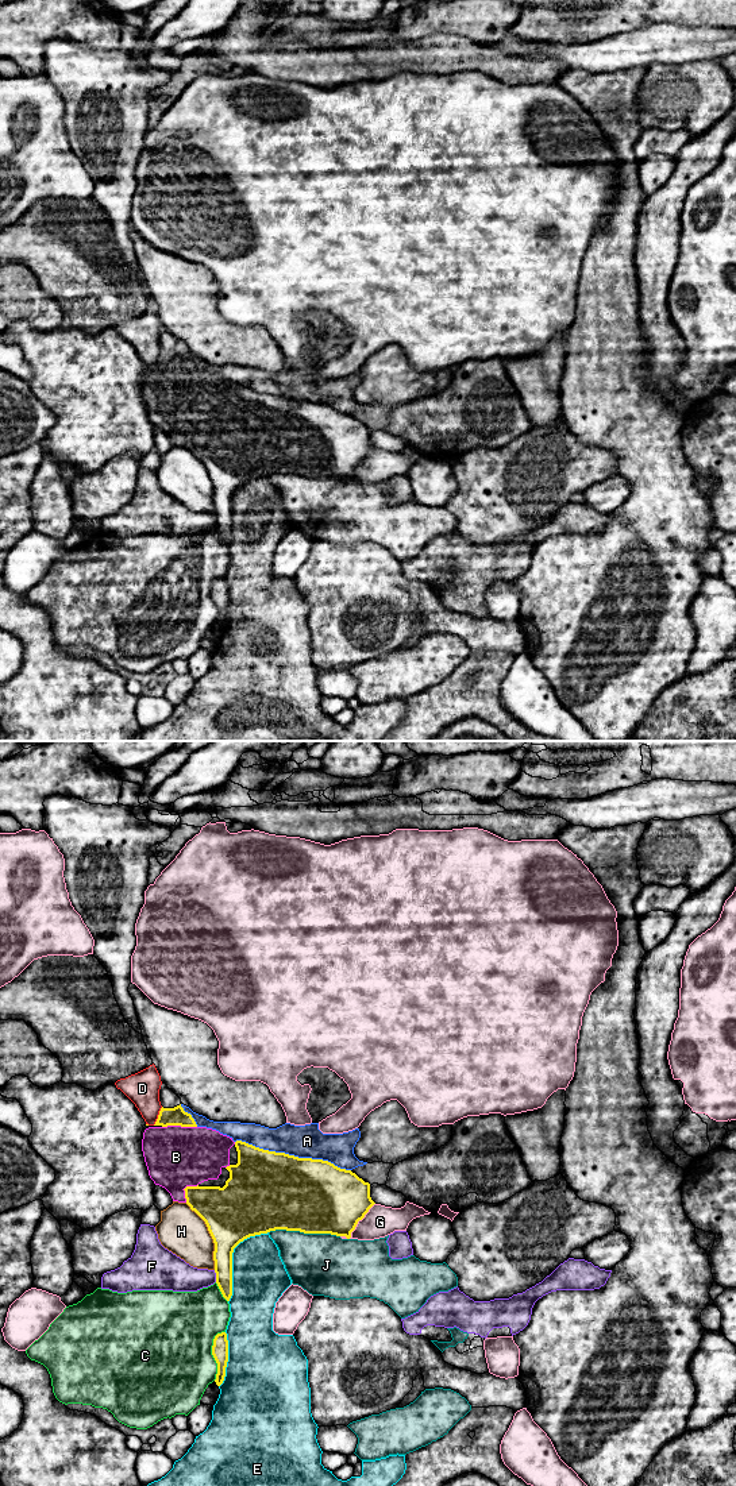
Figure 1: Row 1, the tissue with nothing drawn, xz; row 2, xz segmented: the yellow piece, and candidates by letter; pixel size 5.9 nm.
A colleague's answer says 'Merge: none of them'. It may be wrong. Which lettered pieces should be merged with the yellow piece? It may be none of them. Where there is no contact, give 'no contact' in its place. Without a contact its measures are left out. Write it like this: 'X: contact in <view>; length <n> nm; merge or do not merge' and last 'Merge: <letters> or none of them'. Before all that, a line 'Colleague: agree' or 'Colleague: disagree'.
Colleague: disagree
A: contact in xz; length 700 nm; do not merge
B: contact in xz; length 200 nm; merge
C: contact in xz; length 300 nm; do not merge
D: contact in xz; length 130 nm; do not merge
E: contact in xz; length 480 nm; do not merge
F: contact in xz; length 70 nm; do not merge
G: contact in xz; length 300 nm; do not merge
H: contact in xz; length 440 nm; do not merge
J: contact in xz; length 420 nm; do not merge
Merge: B

